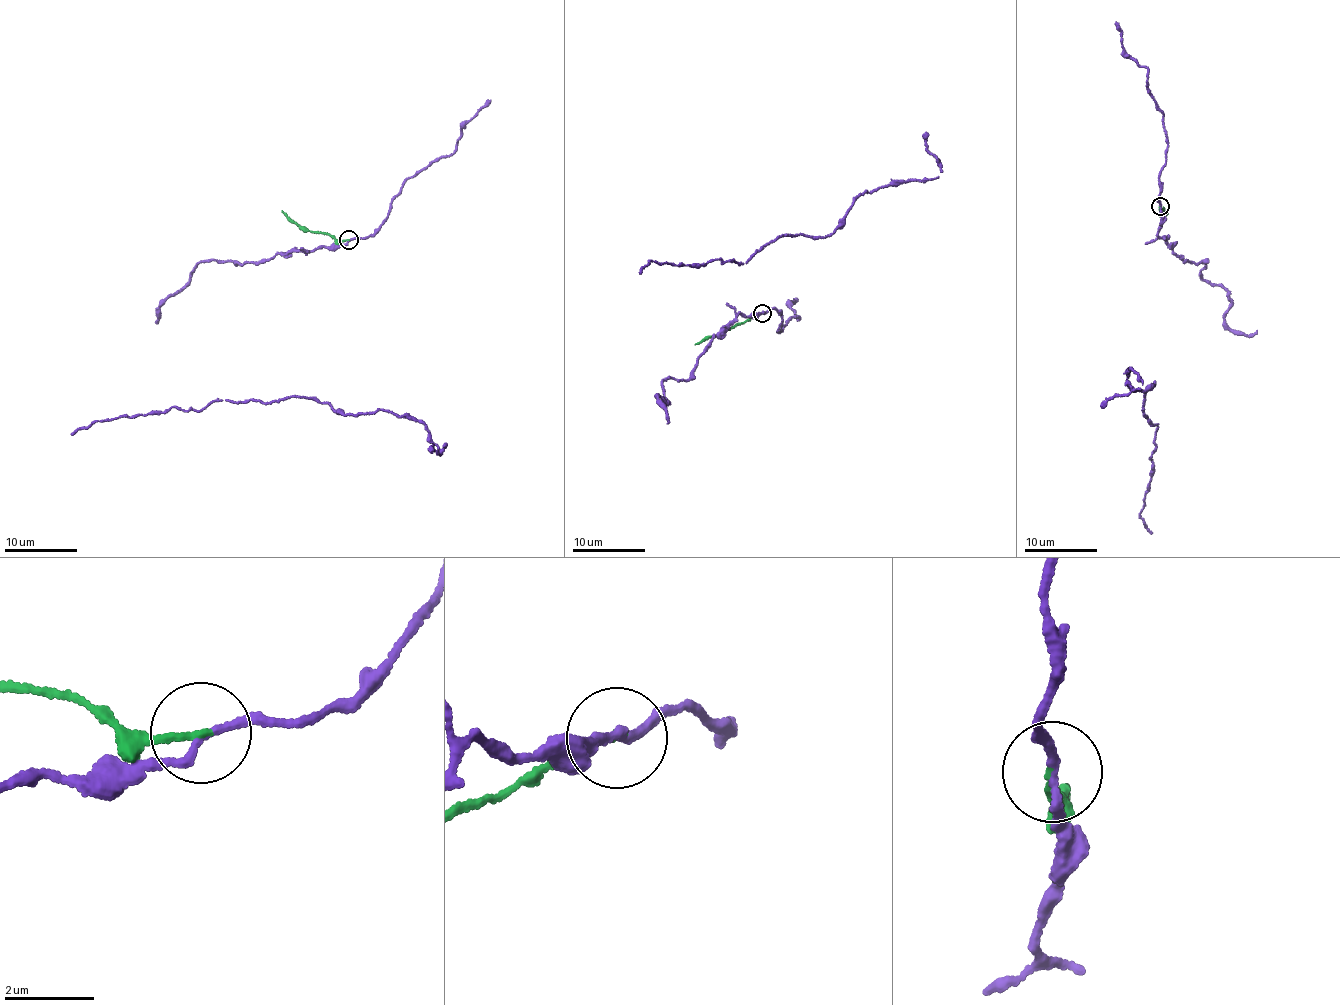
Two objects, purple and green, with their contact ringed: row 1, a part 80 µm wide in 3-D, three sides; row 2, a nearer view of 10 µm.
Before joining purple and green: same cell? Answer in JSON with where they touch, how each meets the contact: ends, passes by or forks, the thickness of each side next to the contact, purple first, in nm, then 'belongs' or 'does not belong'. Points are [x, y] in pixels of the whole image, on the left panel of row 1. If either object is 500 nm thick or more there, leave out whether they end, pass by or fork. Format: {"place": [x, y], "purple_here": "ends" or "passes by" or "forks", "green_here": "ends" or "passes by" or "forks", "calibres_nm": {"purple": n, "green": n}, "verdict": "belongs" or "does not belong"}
{"place": [348, 240], "purple_here": "passes by", "green_here": "ends", "calibres_nm": {"purple": 160, "green": 160}, "verdict": "does not belong"}

